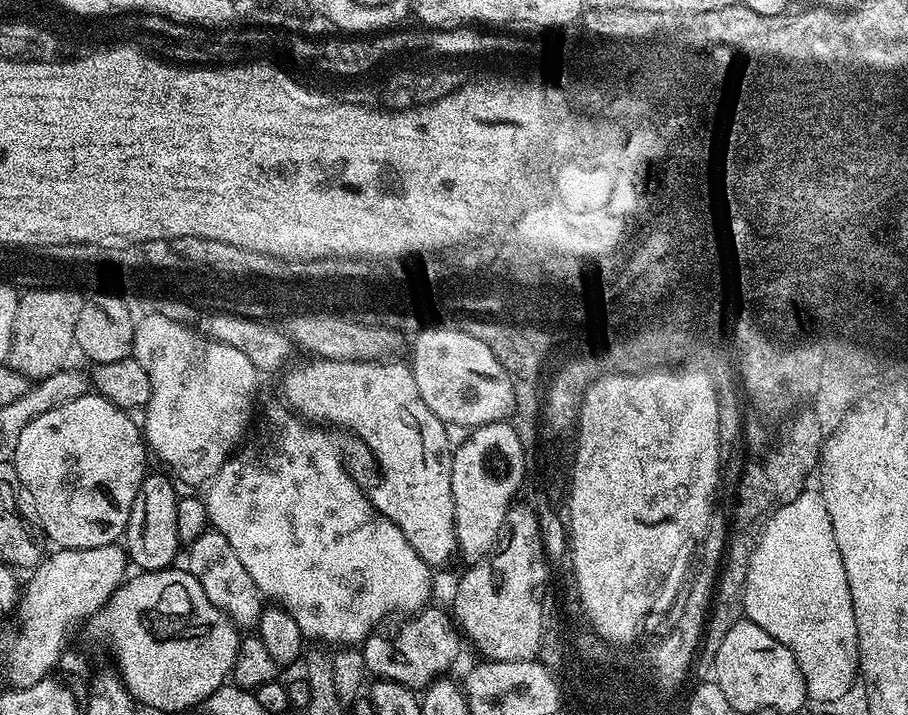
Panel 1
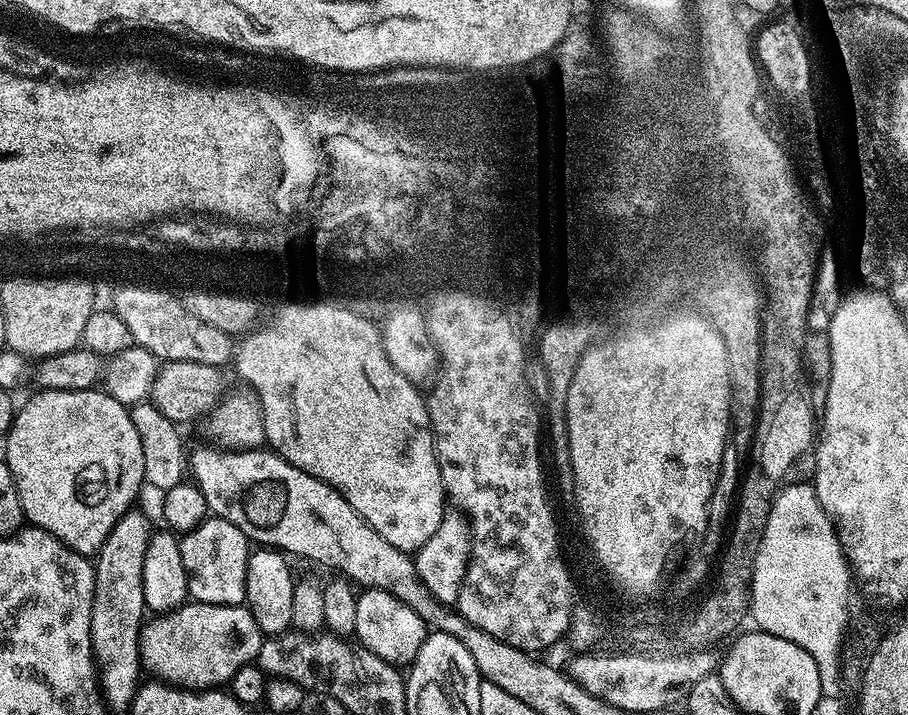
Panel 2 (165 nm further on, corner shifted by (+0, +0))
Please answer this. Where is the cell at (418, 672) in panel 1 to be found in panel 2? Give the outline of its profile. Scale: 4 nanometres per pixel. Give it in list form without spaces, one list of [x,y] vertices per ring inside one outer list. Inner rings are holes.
[[[365,588],[357,595],[358,626],[355,639],[365,652],[382,658],[388,664],[411,666],[416,662],[418,650],[429,634],[429,627],[406,602],[398,602],[394,594],[386,594],[381,588]]]

